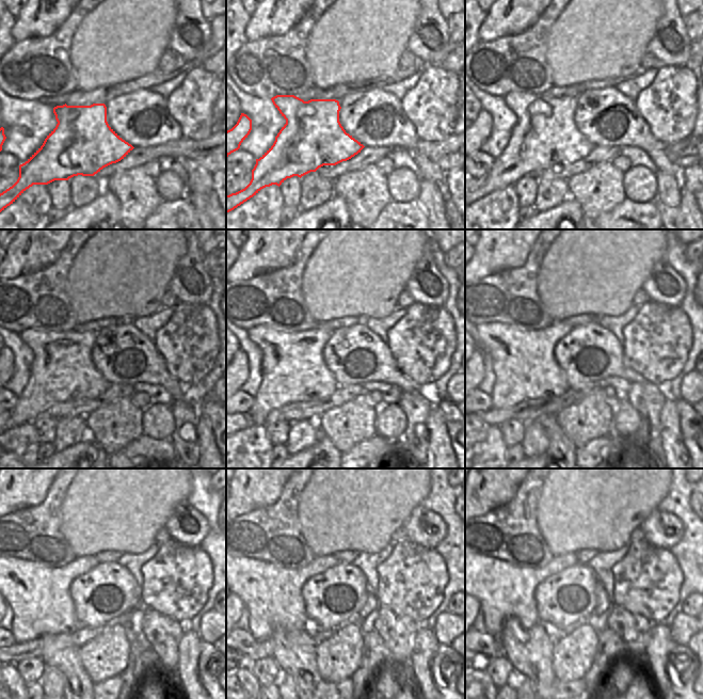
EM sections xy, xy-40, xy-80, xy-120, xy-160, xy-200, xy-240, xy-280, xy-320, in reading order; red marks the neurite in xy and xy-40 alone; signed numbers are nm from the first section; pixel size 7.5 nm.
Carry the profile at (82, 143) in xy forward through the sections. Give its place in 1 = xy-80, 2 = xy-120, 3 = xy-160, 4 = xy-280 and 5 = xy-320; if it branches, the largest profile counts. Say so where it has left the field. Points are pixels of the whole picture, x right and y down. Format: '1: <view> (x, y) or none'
1: xy-80 (544, 134)
2: xy-120 (62, 370)
3: xy-160 (293, 370)
4: xy-280 (272, 594)
5: xy-320 (499, 590)

